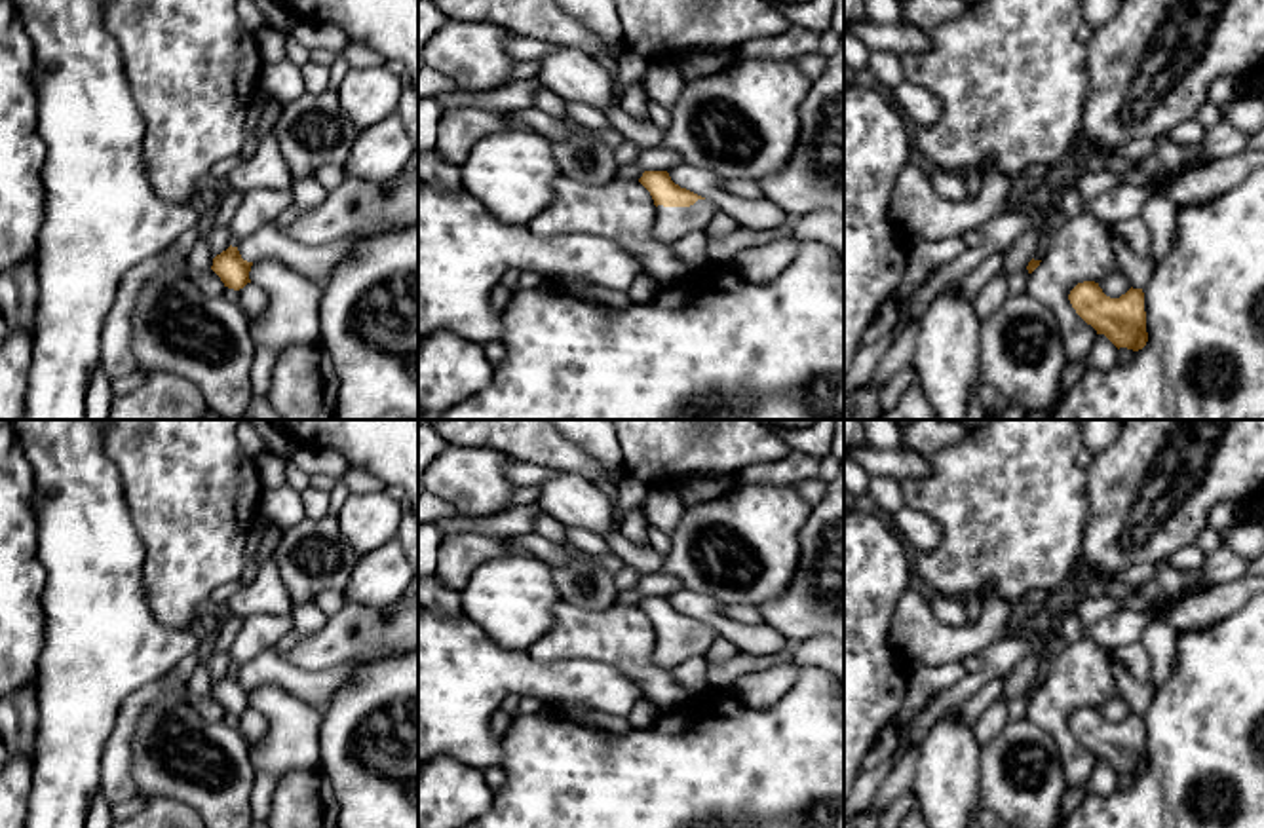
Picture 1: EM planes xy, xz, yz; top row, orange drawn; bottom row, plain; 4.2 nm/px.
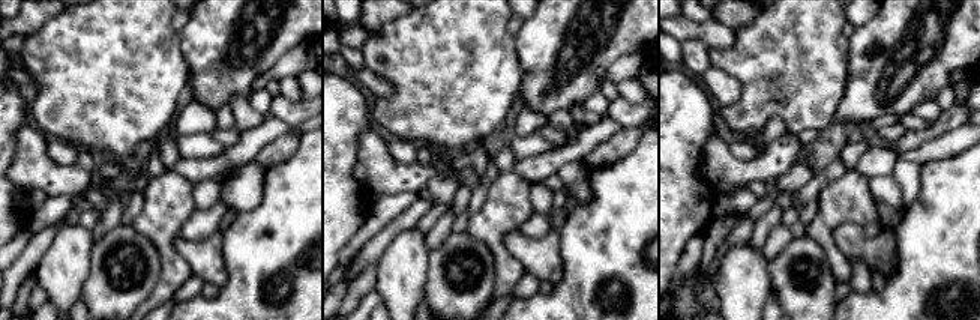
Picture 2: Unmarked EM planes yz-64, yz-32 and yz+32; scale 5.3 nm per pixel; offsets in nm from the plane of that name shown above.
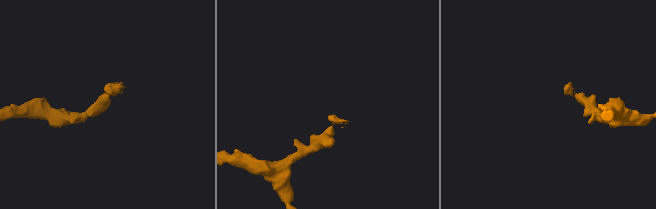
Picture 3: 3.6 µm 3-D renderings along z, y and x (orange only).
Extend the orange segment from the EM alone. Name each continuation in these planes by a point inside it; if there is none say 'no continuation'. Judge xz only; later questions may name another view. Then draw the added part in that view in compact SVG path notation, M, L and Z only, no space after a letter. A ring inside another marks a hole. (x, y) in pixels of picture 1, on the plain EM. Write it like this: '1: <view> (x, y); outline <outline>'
1: xz (671, 648); outline M709 625L690 632L656 632L654 665L671 670L692 655L705 655L720 634Z

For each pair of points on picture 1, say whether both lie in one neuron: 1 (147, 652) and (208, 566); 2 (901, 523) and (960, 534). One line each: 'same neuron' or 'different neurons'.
1: different neurons
2: different neurons

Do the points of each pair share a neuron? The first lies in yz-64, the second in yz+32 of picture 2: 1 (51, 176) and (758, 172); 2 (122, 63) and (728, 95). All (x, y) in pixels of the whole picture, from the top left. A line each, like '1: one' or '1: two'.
1: one
2: two

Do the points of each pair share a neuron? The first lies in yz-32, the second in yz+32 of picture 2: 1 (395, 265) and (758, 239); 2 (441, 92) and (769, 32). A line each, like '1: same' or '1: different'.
1: different
2: same

